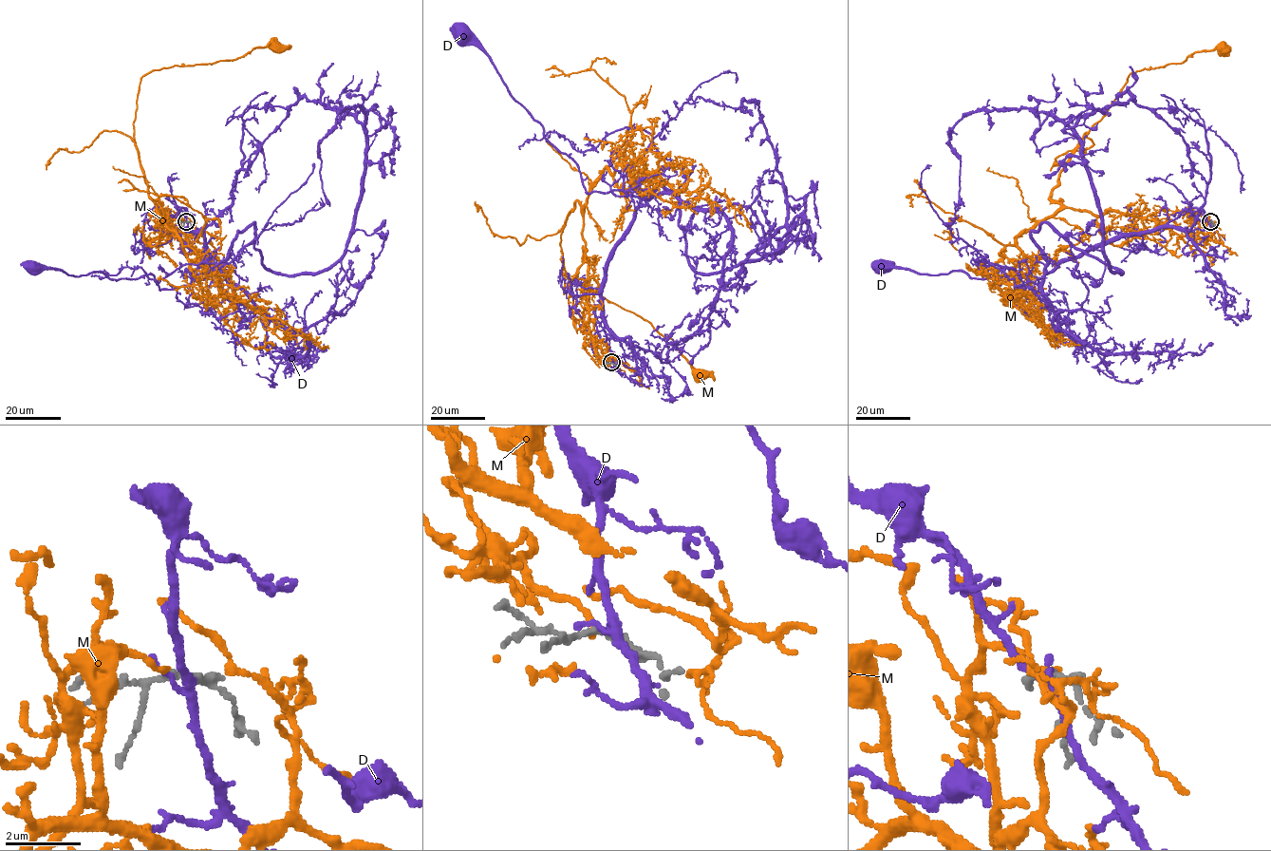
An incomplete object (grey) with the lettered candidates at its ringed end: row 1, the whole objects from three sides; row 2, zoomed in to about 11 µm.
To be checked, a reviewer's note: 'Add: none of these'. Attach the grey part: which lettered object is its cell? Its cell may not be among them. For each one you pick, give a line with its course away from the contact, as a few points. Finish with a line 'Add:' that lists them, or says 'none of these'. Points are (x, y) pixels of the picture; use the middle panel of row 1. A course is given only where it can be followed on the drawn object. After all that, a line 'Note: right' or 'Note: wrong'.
Add: none of these
Note: right

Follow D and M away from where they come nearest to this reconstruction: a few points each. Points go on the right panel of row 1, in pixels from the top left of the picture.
D: (1211, 220), (1187, 208), (1111, 237), (1059, 262), (1041, 288), (1018, 273), (880, 266)
M: (1211, 220), (1194, 211), (1164, 223), (1095, 215), (1050, 197), (1130, 73), (1224, 49)

